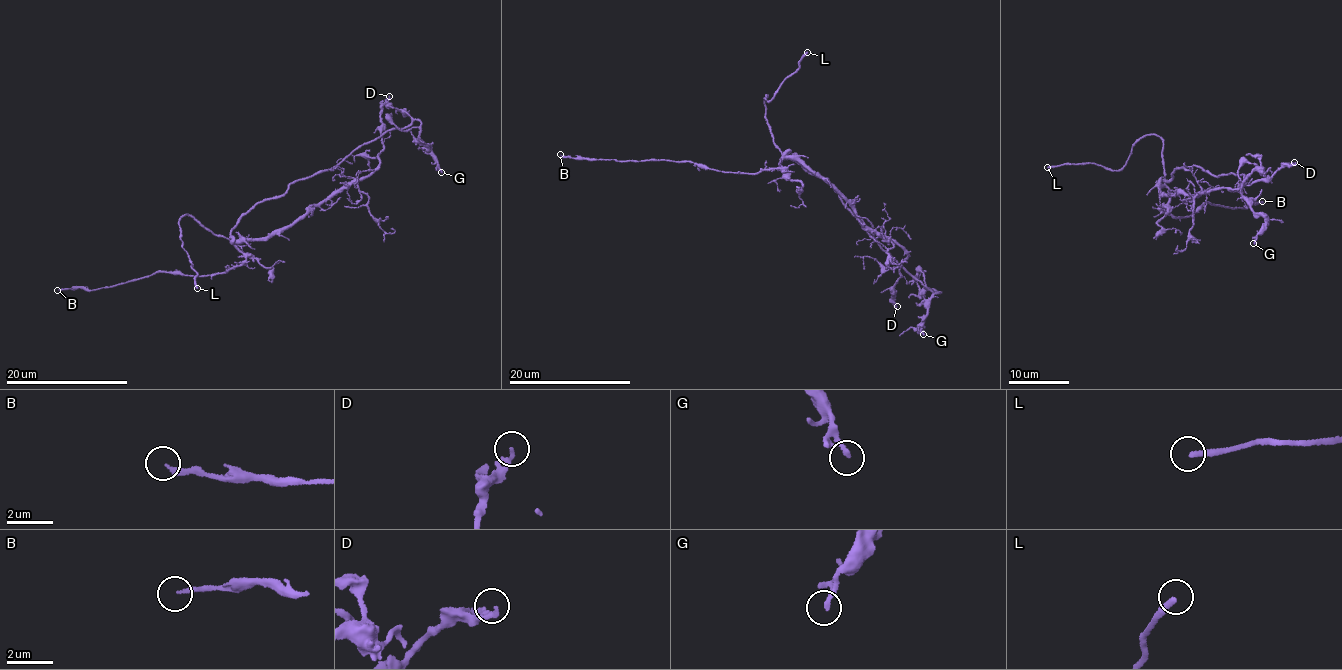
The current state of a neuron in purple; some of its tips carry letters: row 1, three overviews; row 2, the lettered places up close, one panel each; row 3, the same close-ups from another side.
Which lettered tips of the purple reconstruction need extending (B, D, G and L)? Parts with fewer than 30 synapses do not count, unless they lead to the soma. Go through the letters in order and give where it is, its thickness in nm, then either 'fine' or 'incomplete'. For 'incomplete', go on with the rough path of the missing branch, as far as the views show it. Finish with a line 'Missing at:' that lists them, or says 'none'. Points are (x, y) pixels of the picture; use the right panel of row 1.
B: at (1262, 201); 190 nm thick; fine
D: at (1294, 162); 190 nm thick; fine
G: at (1253, 243); 200 nm thick; fine
L: at (1047, 167); 240 nm thick; incomplete
Missing at: L

